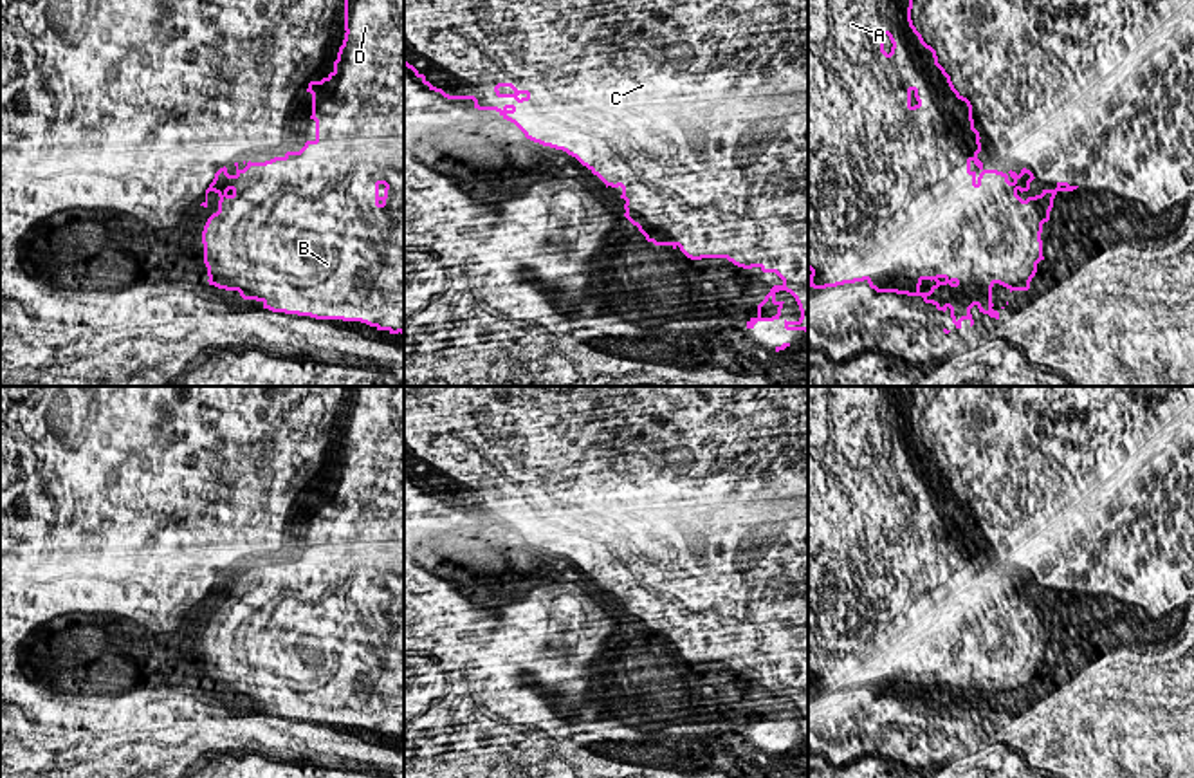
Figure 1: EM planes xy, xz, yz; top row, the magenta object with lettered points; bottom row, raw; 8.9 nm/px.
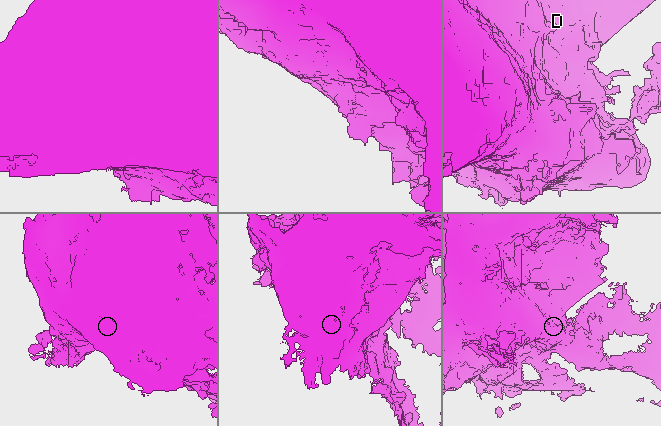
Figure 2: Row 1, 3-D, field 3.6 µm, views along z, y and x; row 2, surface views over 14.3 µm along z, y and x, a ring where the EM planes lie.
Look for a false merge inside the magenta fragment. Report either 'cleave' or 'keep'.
keep

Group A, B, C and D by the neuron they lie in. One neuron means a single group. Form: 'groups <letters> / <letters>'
groups A B C D

